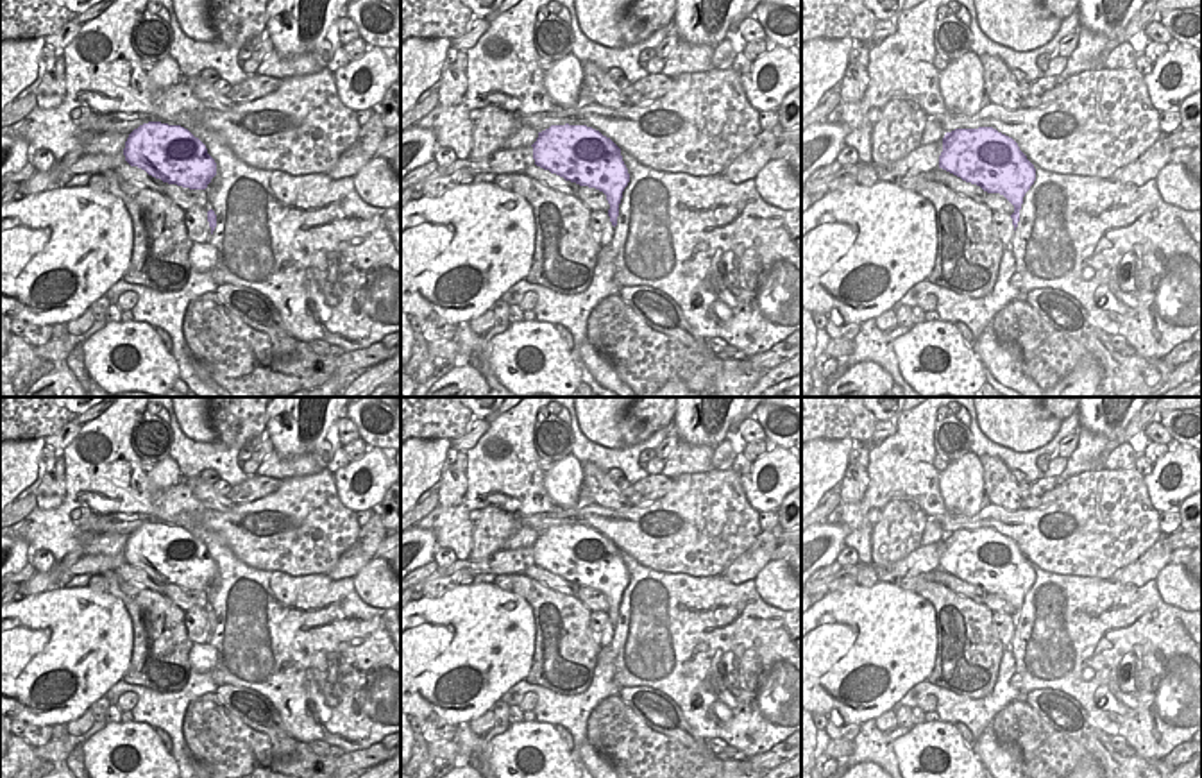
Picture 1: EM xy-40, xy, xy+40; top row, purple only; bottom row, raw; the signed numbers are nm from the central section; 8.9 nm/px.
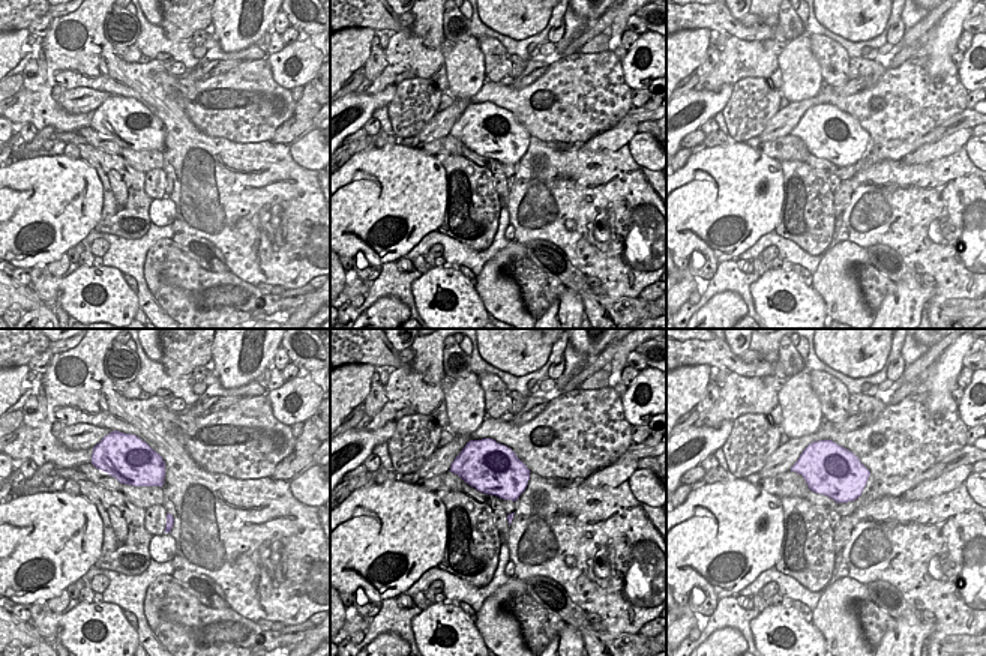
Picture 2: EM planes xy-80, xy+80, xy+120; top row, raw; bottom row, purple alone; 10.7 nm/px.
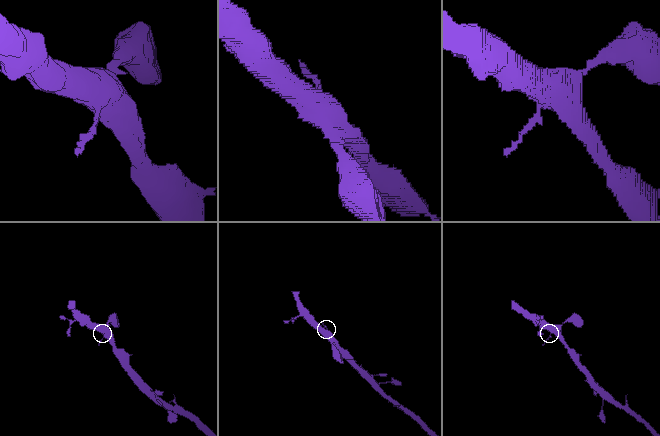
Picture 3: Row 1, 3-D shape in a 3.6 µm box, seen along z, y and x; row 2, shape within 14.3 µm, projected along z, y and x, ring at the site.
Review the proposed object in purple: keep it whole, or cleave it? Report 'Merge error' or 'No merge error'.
No merge error.

